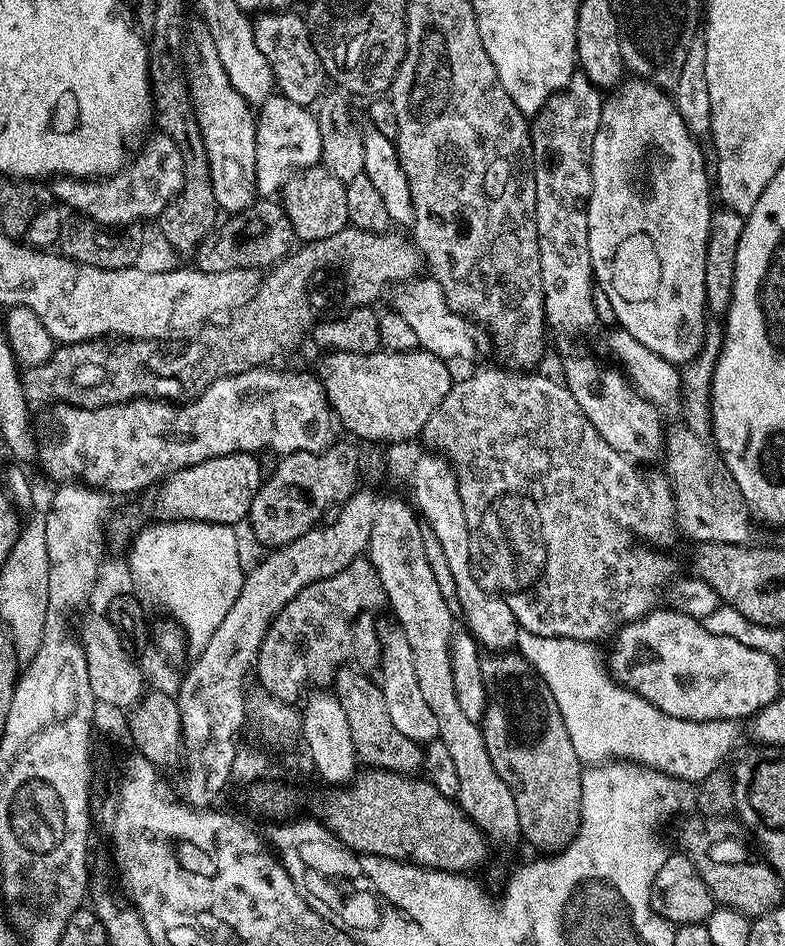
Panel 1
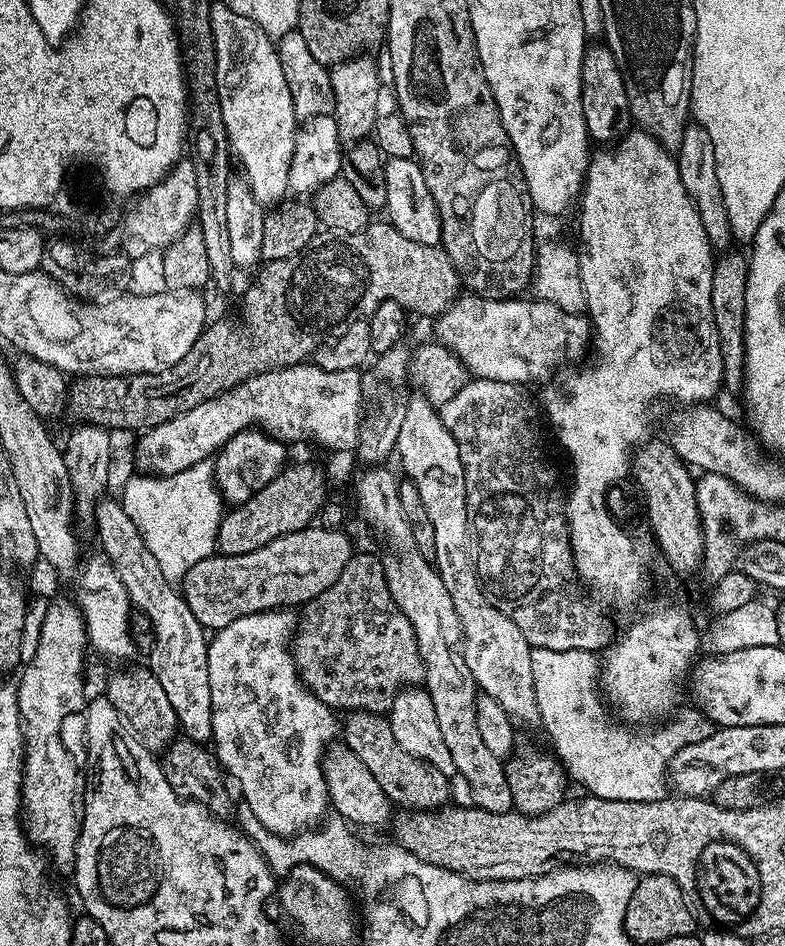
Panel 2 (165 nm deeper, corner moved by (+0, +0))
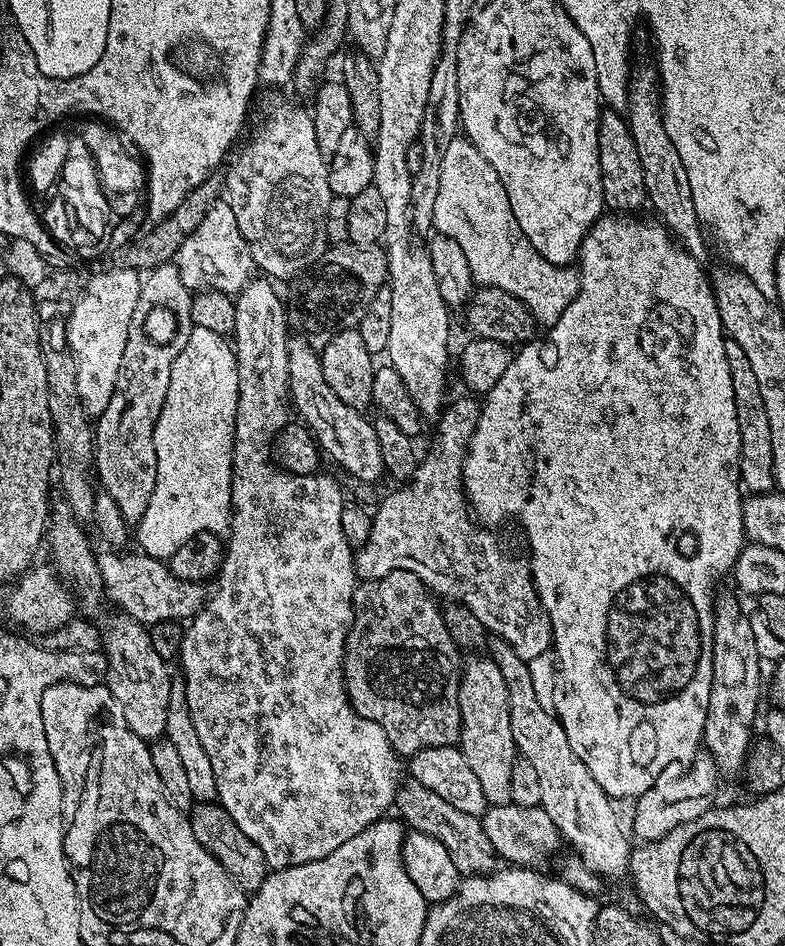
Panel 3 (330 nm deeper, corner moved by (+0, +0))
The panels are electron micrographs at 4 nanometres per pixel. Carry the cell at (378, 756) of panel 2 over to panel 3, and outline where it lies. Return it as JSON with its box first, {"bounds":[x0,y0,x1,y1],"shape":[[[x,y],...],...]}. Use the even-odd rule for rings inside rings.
{"bounds":[395,778,501,876],"shape":[[[408,778],[396,789],[395,807],[400,807],[404,815],[403,821],[408,828],[417,832],[424,832],[426,835],[439,837],[442,846],[452,855],[454,866],[460,874],[471,874],[473,876],[486,876],[501,867],[501,857],[497,856],[492,849],[490,838],[486,838],[484,826],[479,816],[471,816],[456,809],[440,798],[432,789],[428,789],[420,781]],[[407,821],[407,822],[406,822]]]}

